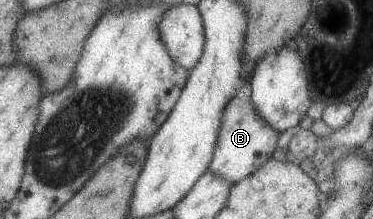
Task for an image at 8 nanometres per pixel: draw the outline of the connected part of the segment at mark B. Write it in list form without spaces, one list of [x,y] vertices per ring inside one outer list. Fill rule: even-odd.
[[[245,83],[237,95],[229,101],[223,119],[219,125],[219,135],[213,151],[213,159],[209,163],[209,173],[219,175],[219,179],[225,179],[227,183],[235,184],[245,177],[253,175],[259,167],[267,163],[267,159],[273,156],[273,151],[277,149],[280,133],[273,127],[269,127],[255,111],[251,103],[252,88],[250,83]]]

